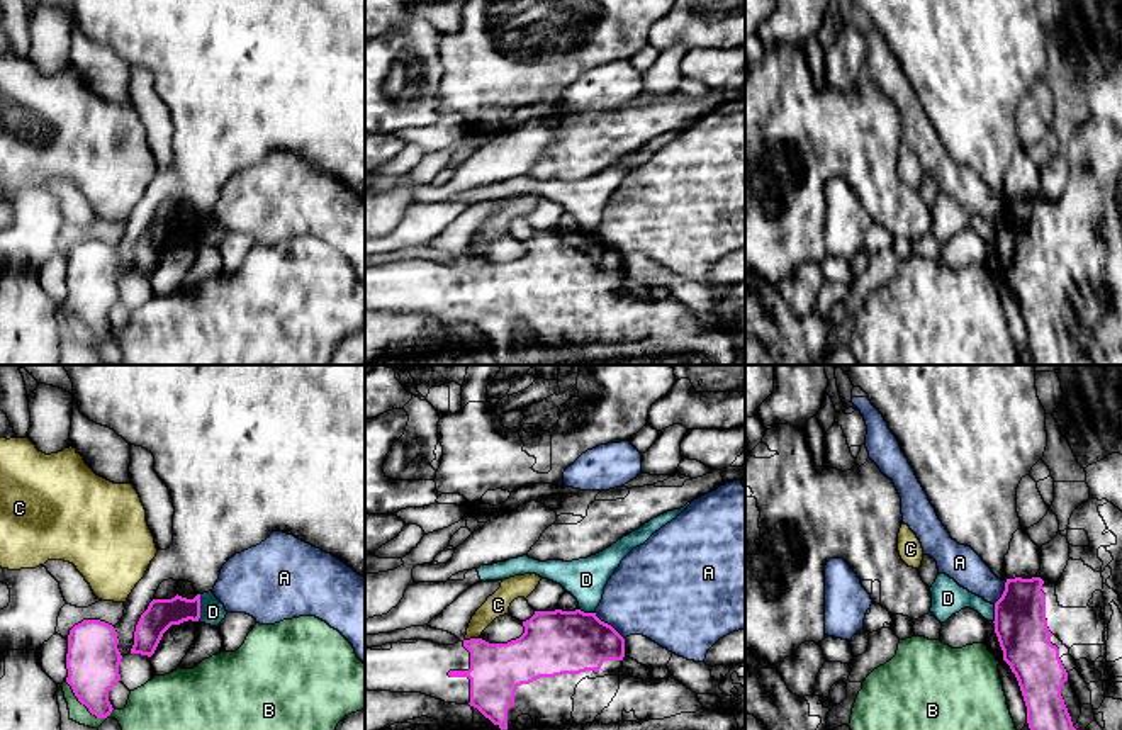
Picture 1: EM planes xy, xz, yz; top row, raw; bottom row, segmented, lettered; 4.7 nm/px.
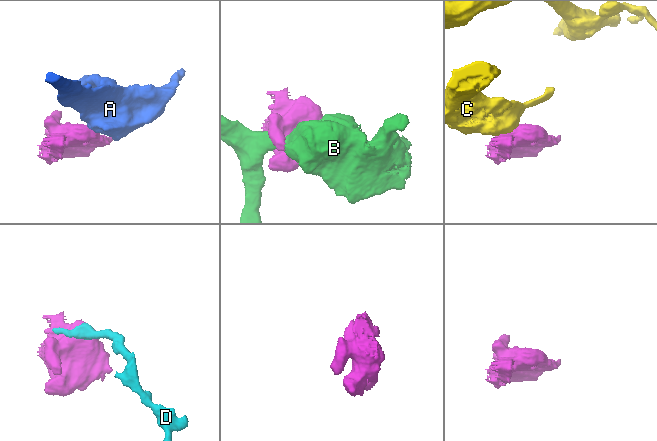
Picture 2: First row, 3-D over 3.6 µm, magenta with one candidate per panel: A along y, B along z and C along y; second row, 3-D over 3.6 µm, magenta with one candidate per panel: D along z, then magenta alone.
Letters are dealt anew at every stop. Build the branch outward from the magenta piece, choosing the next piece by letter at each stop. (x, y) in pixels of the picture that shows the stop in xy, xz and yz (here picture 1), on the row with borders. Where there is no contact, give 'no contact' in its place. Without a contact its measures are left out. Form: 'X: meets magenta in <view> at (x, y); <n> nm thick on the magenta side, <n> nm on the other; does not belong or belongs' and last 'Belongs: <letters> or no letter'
A: meets magenta in xz at (606, 623); 300 nm thick on the magenta side, 400 nm on the other; does not belong
B: meets magenta in xy at (87, 707); 260 nm thick on the magenta side, 150 nm on the other; does not belong
C: meets magenta in xz at (471, 639); 260 nm thick on the magenta side, 110 nm on the other; does not belong
D: meets magenta in xy at (199, 608); 140 nm thick on the magenta side, 120 nm on the other; does not belong
Belongs: no letter

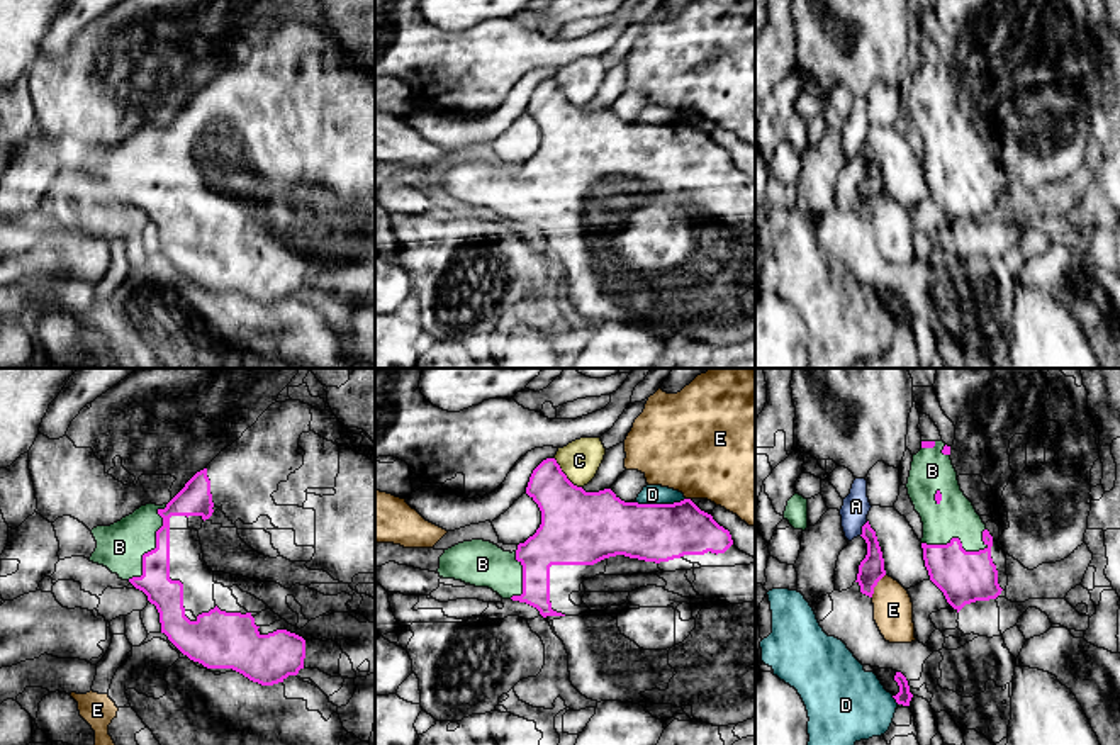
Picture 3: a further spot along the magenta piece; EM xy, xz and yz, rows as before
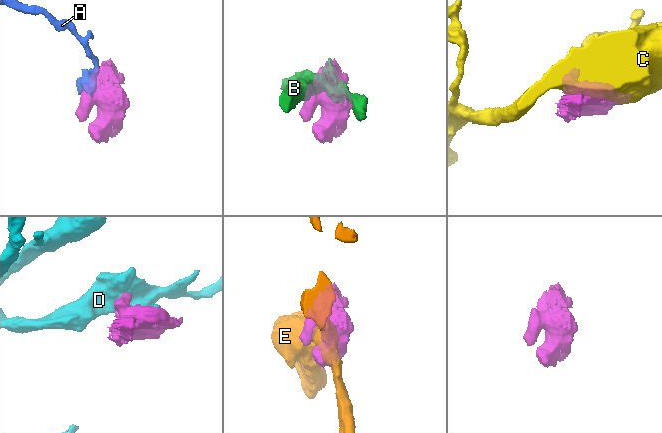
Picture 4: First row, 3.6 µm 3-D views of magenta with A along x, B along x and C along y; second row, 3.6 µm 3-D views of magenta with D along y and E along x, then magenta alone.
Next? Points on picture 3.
A: meets magenta in yz at (862, 528); 120 nm thick on the magenta side, 130 nm on the other; does not belong
B: meets magenta in xy at (156, 547); 150 nm thick on the magenta side, 220 nm on the other; belongs
C: meets magenta in xz at (564, 474); 340 nm thick on the magenta side, 190 nm on the other; does not belong
D: meets magenta in xz at (659, 504); 280 nm thick on the magenta side, 100 nm on the other; does not belong
E: meets magenta in yz at (876, 584); 120 nm thick on the magenta side, 190 nm on the other; does not belong
Belongs: B

